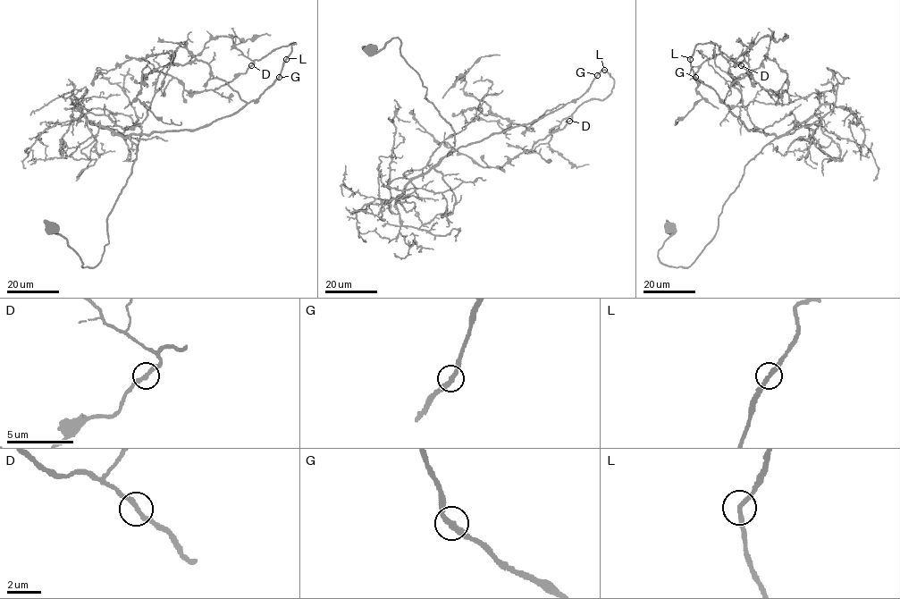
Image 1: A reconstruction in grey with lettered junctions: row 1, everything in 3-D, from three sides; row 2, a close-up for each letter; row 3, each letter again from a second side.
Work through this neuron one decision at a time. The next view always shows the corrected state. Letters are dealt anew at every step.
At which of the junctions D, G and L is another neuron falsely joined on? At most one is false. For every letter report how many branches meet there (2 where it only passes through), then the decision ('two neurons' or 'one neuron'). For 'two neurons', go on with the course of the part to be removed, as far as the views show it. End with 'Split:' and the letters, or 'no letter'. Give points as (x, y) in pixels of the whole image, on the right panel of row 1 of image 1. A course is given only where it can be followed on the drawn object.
D: branches 2; one neuron
G: branches 2; one neuron
L: branches 2; one neuron
Split: no letter

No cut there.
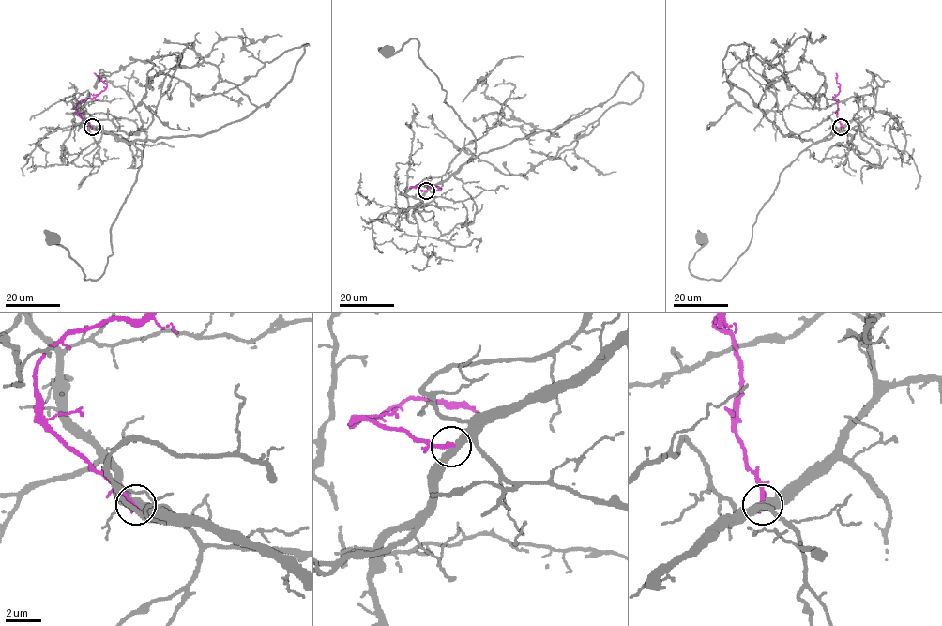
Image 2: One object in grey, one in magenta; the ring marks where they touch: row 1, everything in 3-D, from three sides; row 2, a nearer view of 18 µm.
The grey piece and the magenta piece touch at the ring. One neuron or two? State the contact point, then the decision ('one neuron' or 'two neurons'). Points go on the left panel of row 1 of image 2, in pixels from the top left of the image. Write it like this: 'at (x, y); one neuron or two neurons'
at (92, 127); two neurons

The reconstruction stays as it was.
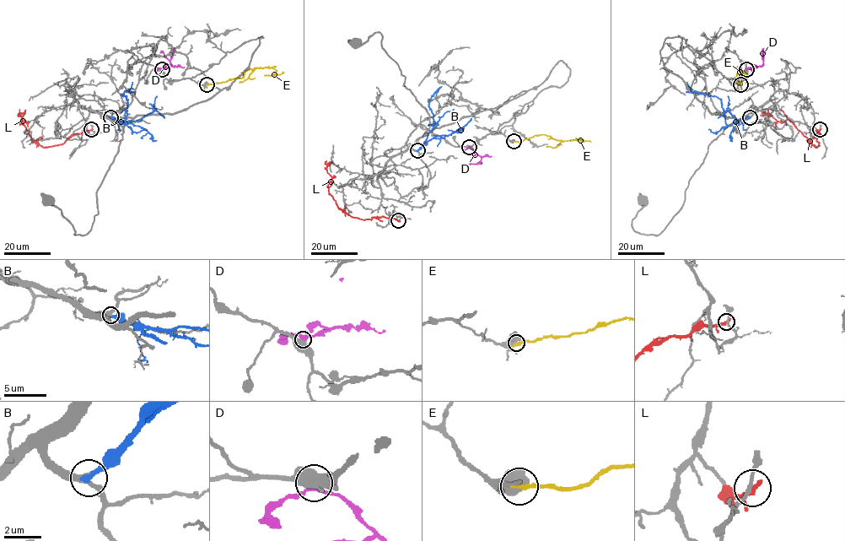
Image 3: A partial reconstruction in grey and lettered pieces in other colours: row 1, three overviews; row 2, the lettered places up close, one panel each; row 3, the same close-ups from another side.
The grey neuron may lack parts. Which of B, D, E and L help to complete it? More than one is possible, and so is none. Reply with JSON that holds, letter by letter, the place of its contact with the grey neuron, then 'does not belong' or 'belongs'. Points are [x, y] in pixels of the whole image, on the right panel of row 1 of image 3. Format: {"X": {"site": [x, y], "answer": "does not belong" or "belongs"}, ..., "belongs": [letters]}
{"B": {"site": [750, 117], "answer": "belongs"}, "D": {"site": [746, 69], "answer": "does not belong"}, "E": {"site": [740, 84], "answer": "does not belong"}, "L": {"site": [820, 129], "answer": "does not belong"}, "belongs": ["B"]}

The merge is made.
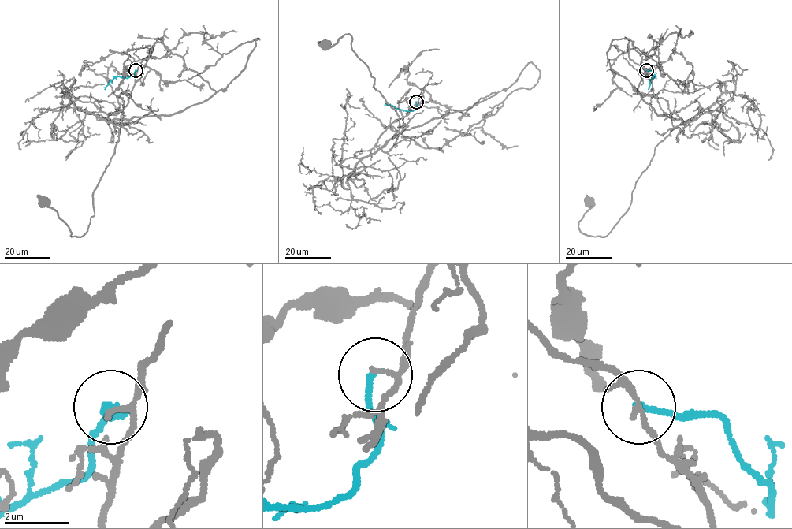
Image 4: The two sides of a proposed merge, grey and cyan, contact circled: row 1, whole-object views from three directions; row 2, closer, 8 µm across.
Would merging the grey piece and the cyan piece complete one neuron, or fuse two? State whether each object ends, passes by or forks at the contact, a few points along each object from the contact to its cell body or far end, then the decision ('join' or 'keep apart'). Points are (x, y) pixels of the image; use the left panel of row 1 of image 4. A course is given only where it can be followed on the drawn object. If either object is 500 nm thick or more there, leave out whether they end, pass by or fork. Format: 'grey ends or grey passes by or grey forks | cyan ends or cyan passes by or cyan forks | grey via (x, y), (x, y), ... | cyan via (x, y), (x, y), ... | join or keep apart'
grey passes by | cyan ends | grey via (135, 70), (123, 109), (108, 114), (92, 102), (73, 102), (119, 129), (87, 231), (71, 236), (42, 201) | cyan via (135, 70), (132, 76), (116, 77), (104, 89) | keep apart

